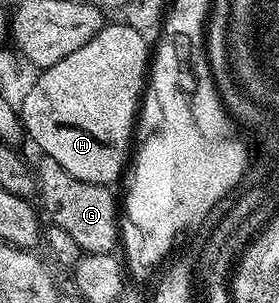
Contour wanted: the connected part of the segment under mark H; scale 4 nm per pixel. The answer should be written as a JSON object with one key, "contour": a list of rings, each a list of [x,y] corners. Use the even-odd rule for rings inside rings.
{"contour":[[[123,22],[105,23],[104,29],[86,46],[74,50],[74,54],[66,54],[62,62],[54,62],[54,66],[43,69],[32,85],[27,85],[24,101],[19,113],[23,131],[40,147],[43,155],[54,158],[66,174],[78,178],[82,182],[115,185],[115,180],[125,175],[130,153],[134,148],[132,127],[136,124],[136,111],[142,107],[145,92],[145,79],[149,75],[150,44],[128,24]]]}

